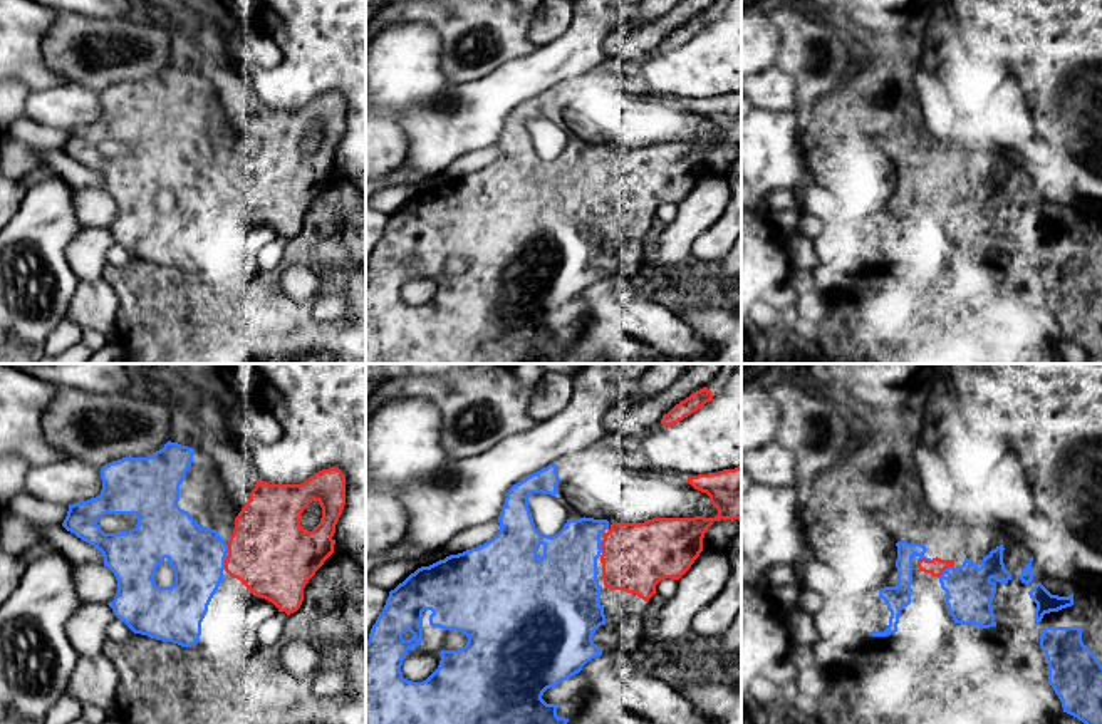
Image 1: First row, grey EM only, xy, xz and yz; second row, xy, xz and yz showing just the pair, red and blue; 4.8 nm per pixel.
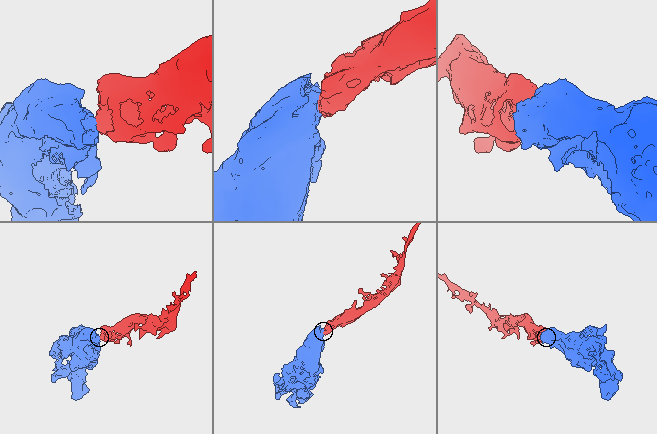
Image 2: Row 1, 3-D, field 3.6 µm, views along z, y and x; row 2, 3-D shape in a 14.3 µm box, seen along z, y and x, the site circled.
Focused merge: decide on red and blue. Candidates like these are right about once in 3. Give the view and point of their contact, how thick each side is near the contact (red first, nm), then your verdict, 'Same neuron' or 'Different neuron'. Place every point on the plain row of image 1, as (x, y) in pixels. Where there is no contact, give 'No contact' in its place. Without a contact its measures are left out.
Touches red at yz (945, 193). Thickness 80 nm (red) against 240 nm. Same neuron

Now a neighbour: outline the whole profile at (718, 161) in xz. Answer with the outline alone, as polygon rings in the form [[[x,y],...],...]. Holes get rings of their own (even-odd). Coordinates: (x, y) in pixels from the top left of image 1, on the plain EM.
[[[721,144],[711,149],[703,163],[703,174],[725,176],[731,168],[733,161],[741,153],[741,146],[738,144]]]

